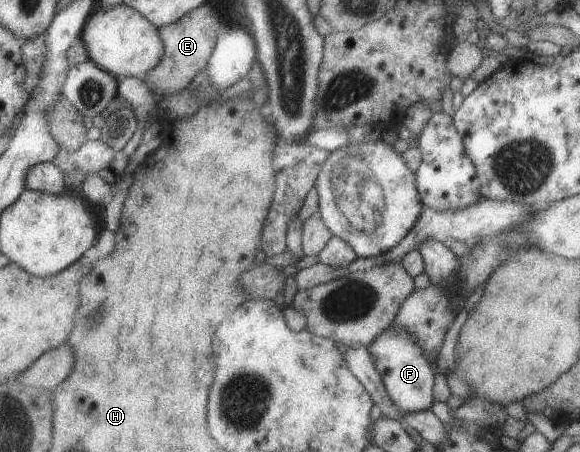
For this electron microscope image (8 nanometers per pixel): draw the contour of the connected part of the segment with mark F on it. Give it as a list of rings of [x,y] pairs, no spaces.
[[[389,326],[370,345],[375,367],[381,372],[387,391],[402,412],[423,411],[429,409],[435,401],[433,387],[435,387],[436,368],[430,362],[426,349],[419,343],[418,337],[406,327]]]

